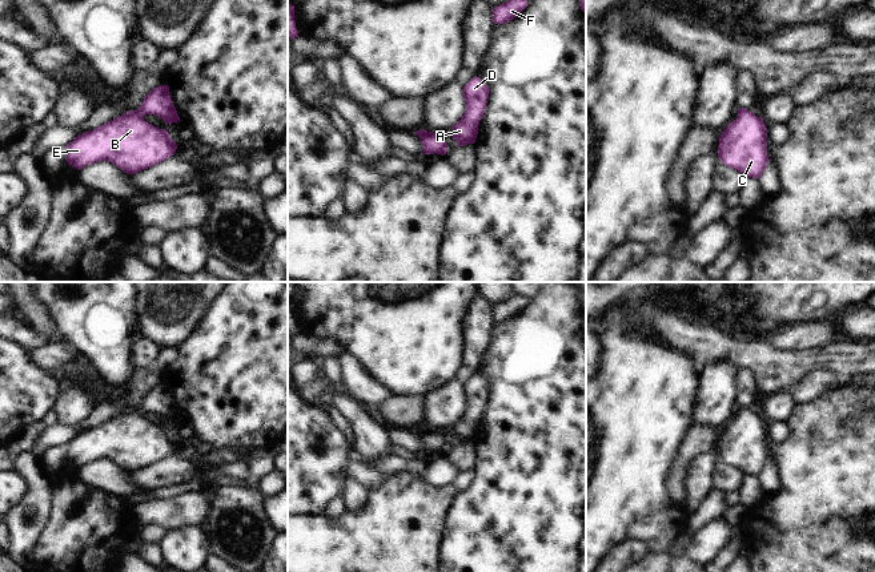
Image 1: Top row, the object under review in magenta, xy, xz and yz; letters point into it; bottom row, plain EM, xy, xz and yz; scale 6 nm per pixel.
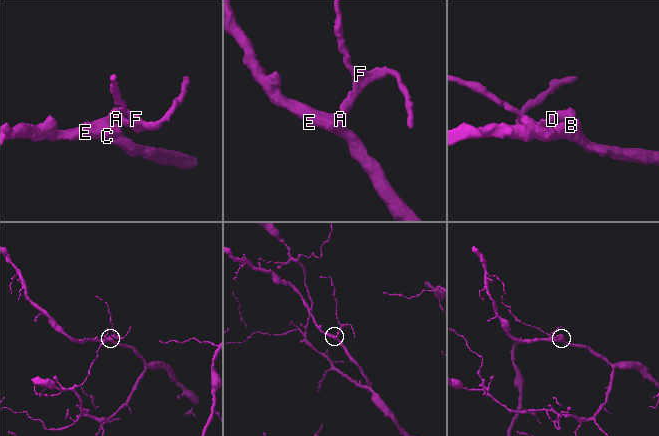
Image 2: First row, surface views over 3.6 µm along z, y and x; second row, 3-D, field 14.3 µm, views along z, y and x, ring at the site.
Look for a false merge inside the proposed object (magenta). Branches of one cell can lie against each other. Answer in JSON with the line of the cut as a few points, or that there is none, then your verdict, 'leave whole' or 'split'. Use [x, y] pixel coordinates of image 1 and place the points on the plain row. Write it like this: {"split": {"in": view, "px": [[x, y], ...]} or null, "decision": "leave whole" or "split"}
{"split": null, "decision": "leave whole"}

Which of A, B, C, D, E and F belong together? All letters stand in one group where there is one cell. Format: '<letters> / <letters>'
A B C D E F

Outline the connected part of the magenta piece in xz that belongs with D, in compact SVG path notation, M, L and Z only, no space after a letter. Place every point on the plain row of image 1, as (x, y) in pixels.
M473 375L463 384L465 411L453 423L451 434L458 444L474 442L478 432L478 423L483 414L489 395L489 386L479 375Z

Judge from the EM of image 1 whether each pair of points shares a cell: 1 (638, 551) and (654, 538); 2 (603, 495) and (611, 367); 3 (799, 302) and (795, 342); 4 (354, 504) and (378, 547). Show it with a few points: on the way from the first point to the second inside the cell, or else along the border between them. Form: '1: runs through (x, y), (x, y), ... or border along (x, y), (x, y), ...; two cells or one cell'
1: border along (615, 547), (634, 539), (642, 540), (650, 551); two cells
2: runs through (603, 463), (603, 448), (611, 440), (611, 399); one cell
3: border along (827, 319), (798, 322), (786, 326), (769, 339); two cells
4: border along (368, 490), (368, 496), (357, 511), (345, 511); two cells

